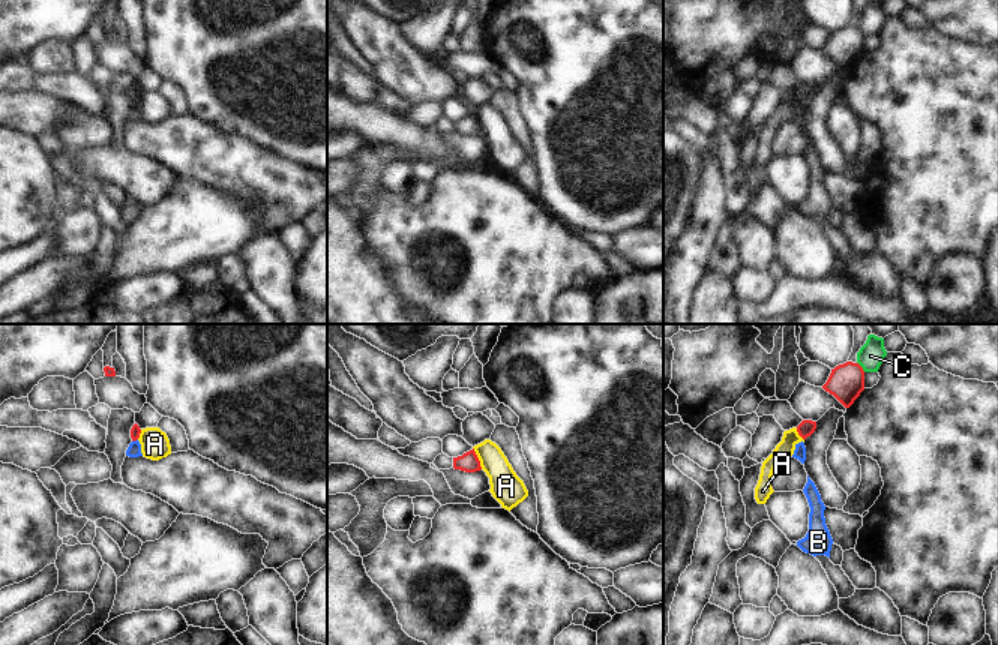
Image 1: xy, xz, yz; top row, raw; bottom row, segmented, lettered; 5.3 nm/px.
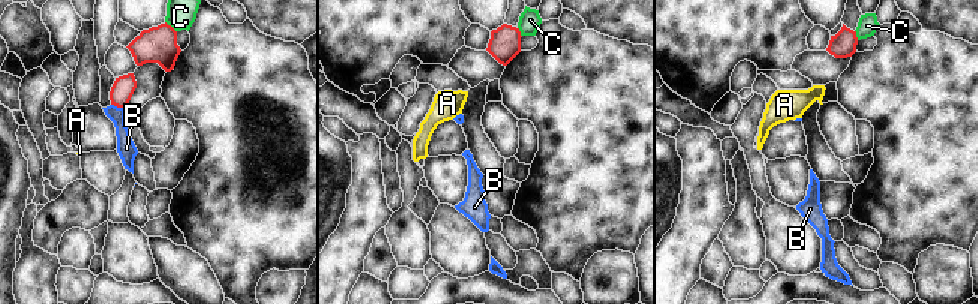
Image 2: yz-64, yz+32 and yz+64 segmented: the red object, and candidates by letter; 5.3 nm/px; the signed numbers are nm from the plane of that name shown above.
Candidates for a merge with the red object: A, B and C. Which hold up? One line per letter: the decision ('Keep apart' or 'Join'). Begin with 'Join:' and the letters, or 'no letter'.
Join: B
A: Keep apart
B: Join
C: Keep apart.

